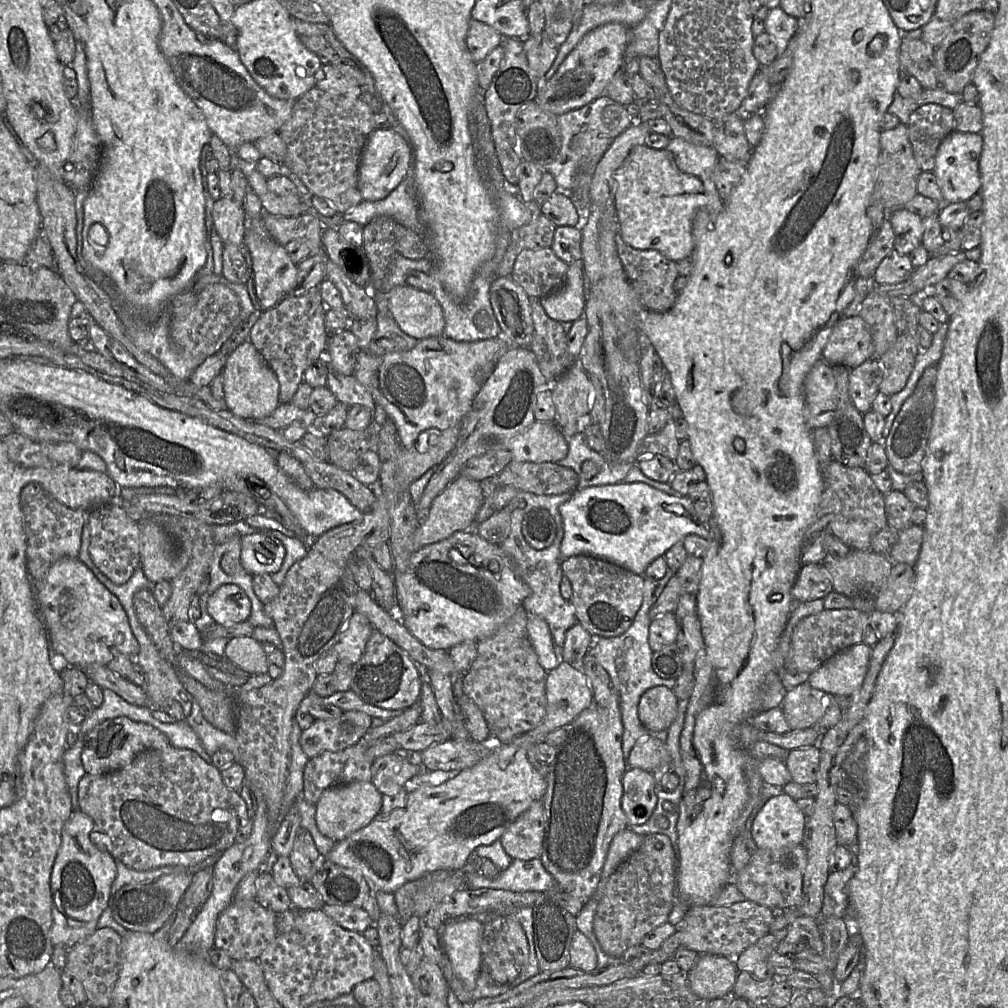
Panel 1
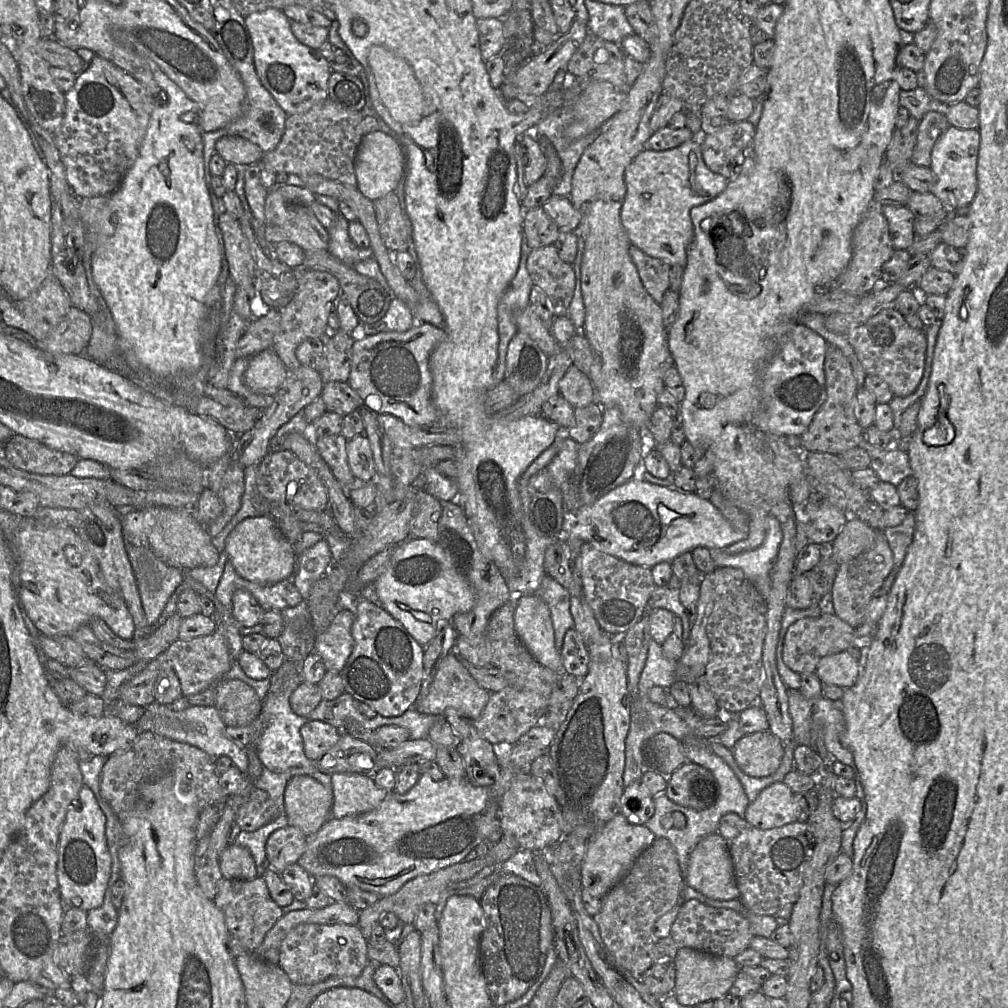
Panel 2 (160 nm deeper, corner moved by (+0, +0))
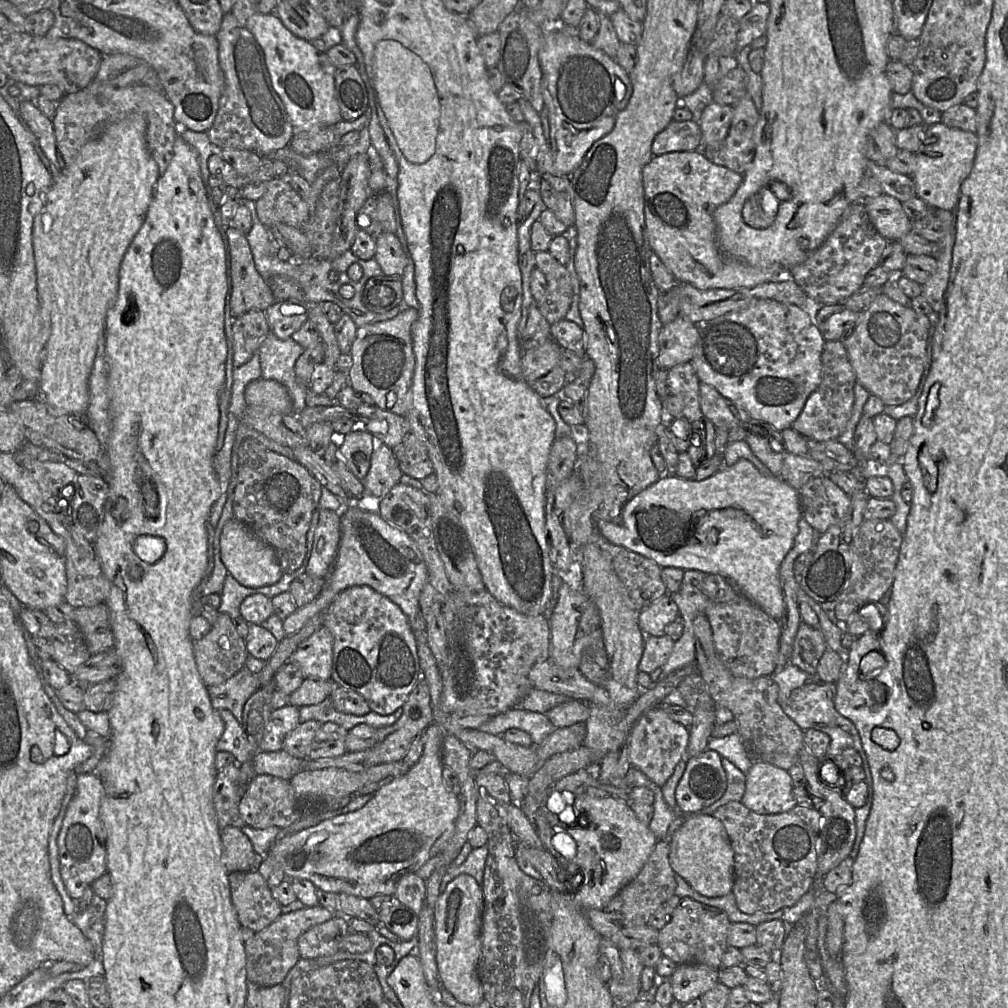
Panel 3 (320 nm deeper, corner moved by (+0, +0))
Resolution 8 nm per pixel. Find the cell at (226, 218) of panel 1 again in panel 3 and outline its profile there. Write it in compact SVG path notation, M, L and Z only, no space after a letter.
M228 225L230 308L234 317L251 310L266 311L276 303L267 281L257 271L246 234Z

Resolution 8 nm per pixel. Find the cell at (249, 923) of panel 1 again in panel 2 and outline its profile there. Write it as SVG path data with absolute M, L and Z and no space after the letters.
M261 875L253 880L222 879L215 904L225 916L225 924L231 936L237 938L247 952L255 952L266 934L284 915L283 909L270 896L267 884Z

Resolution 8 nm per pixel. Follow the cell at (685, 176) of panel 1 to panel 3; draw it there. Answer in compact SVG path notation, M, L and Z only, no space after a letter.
M699 149L653 155L642 170L642 180L647 243L678 282L689 283L700 290L734 289L754 287L765 282L779 280L789 274L789 271L778 263L766 267L748 265L725 254L717 242L713 211L735 194L743 181L742 174L712 163Z

